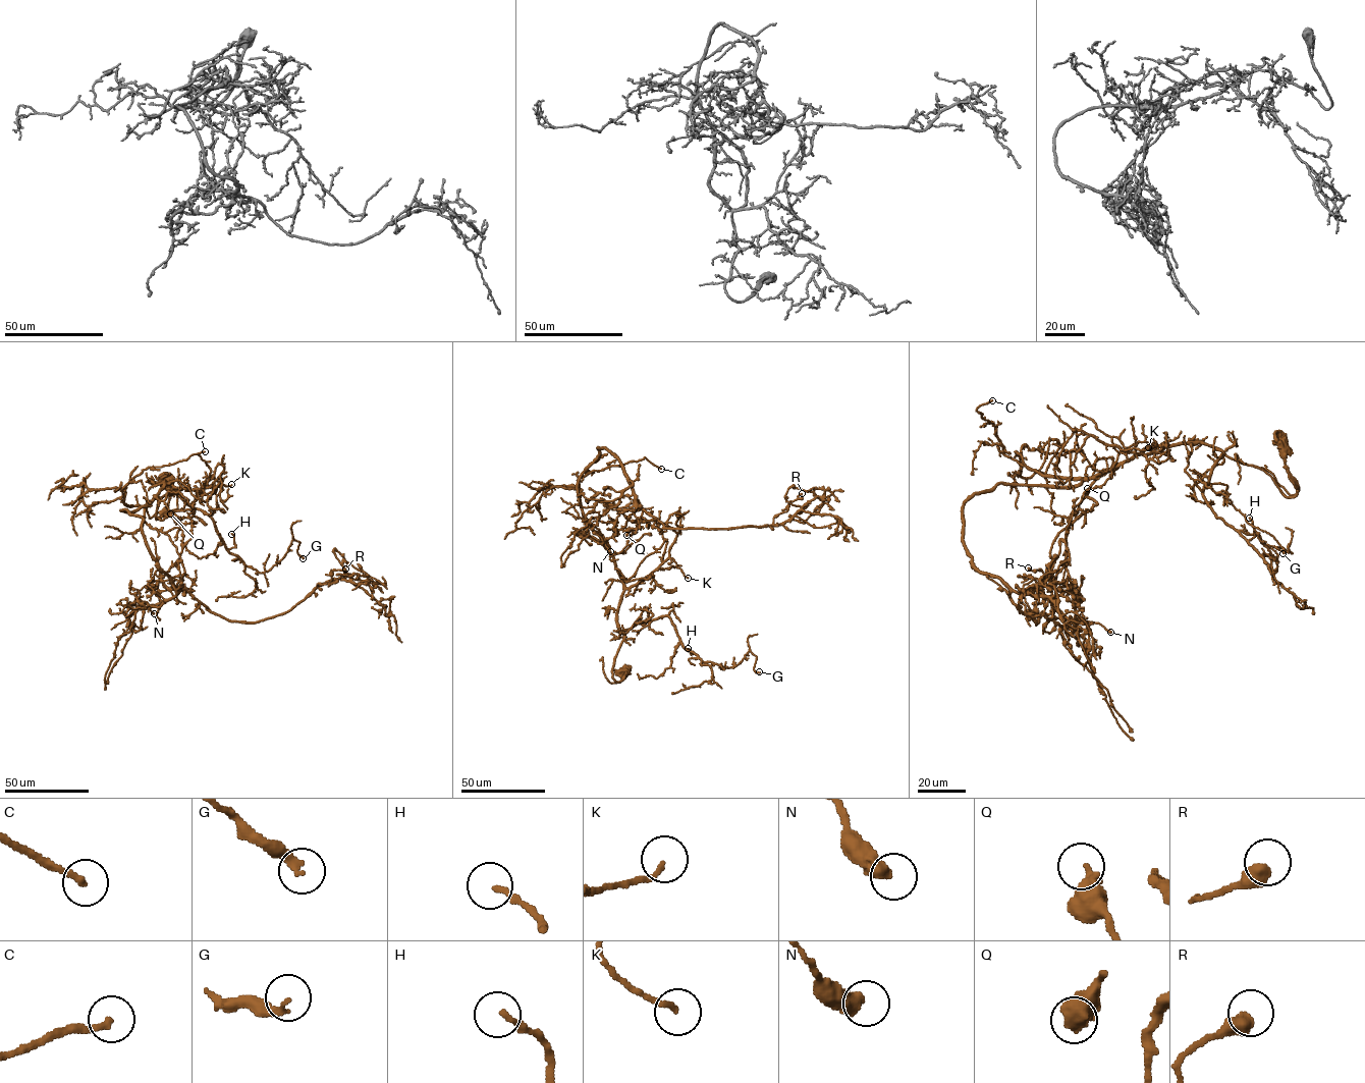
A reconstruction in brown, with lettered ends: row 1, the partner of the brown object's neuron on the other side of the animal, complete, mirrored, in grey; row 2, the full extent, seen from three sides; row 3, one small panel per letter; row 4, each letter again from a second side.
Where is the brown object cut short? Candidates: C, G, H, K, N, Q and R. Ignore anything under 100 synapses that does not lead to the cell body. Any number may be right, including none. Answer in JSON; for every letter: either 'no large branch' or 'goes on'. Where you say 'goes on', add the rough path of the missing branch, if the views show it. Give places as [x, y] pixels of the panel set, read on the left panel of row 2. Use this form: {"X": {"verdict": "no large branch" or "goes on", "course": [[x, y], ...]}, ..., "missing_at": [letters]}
{"C": {"verdict": "no large branch"}, "G": {"verdict": "no large branch"}, "H": {"verdict": "no large branch"}, "K": {"verdict": "no large branch"}, "N": {"verdict": "no large branch"}, "Q": {"verdict": "no large branch"}, "R": {"verdict": "no large branch"}, "missing_at": []}

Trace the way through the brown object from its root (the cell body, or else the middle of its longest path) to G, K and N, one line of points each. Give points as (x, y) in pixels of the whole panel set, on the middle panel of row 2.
G: (622, 671), (616, 682), (623, 631), (667, 615), (703, 661), (733, 667), (751, 651), (759, 671)
K: (622, 671), (626, 673), (616, 682), (612, 670), (623, 637), (617, 621), (622, 592), (669, 558), (688, 578)
N: (622, 671), (616, 682), (623, 580), (600, 535), (611, 537), (641, 509), (631, 481), (585, 517), (610, 551)

